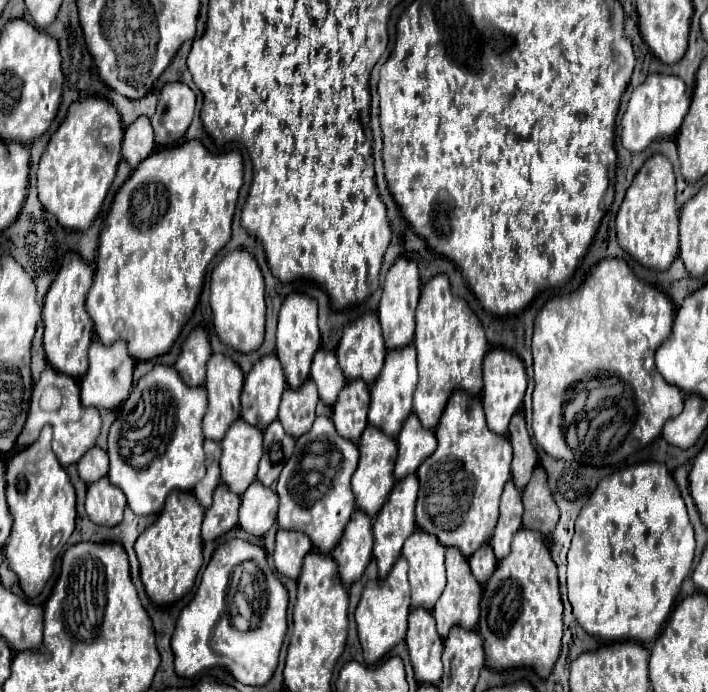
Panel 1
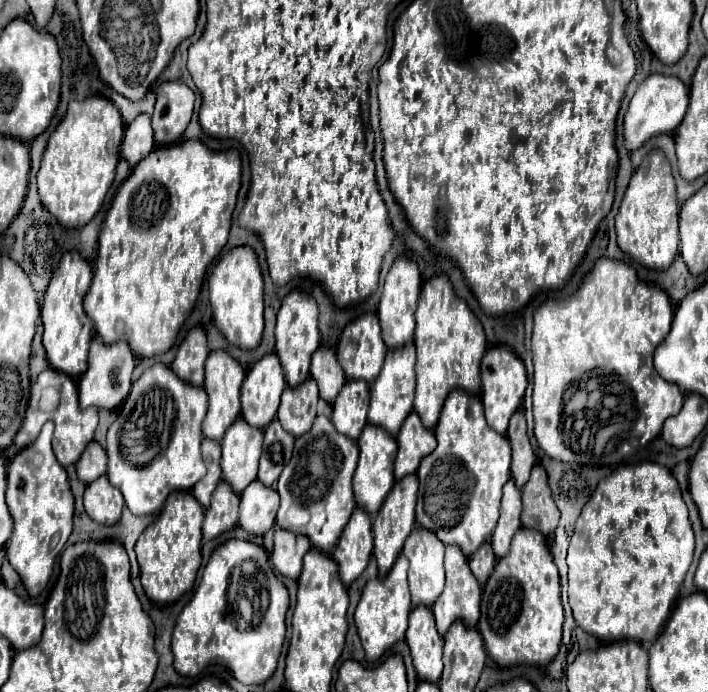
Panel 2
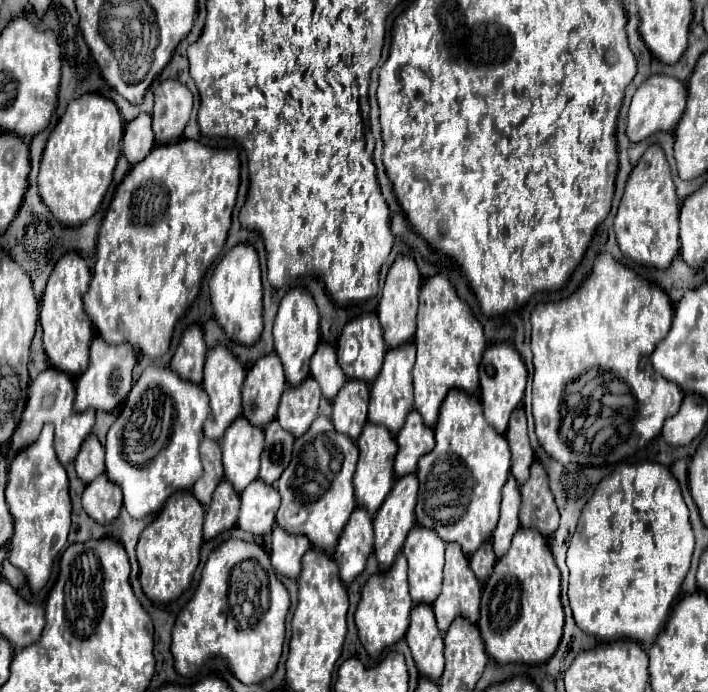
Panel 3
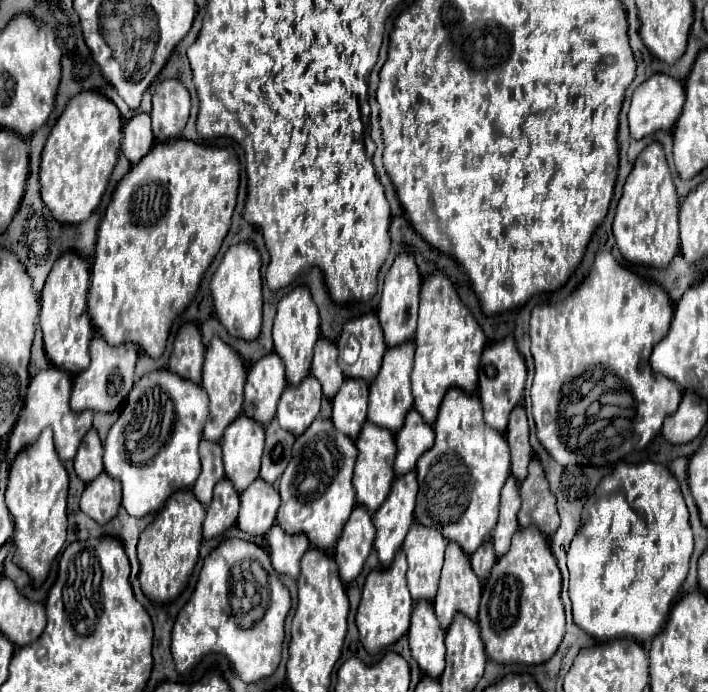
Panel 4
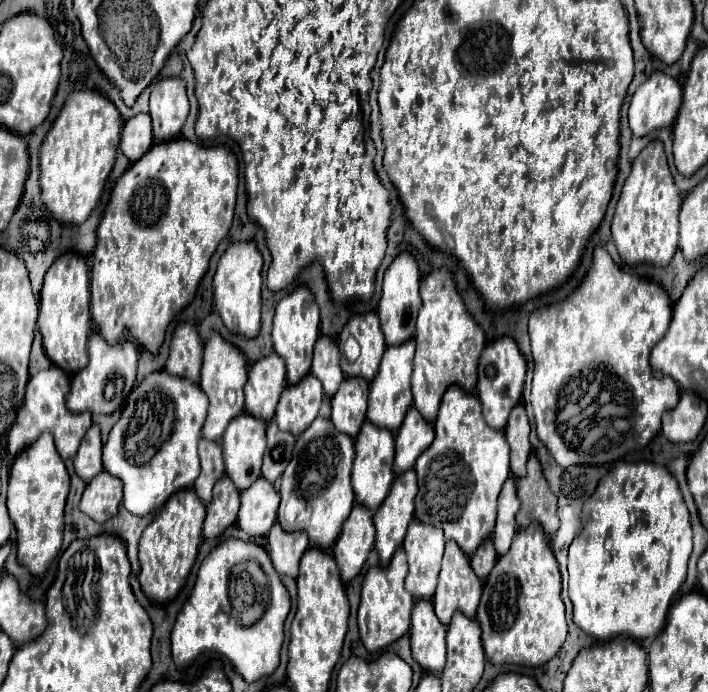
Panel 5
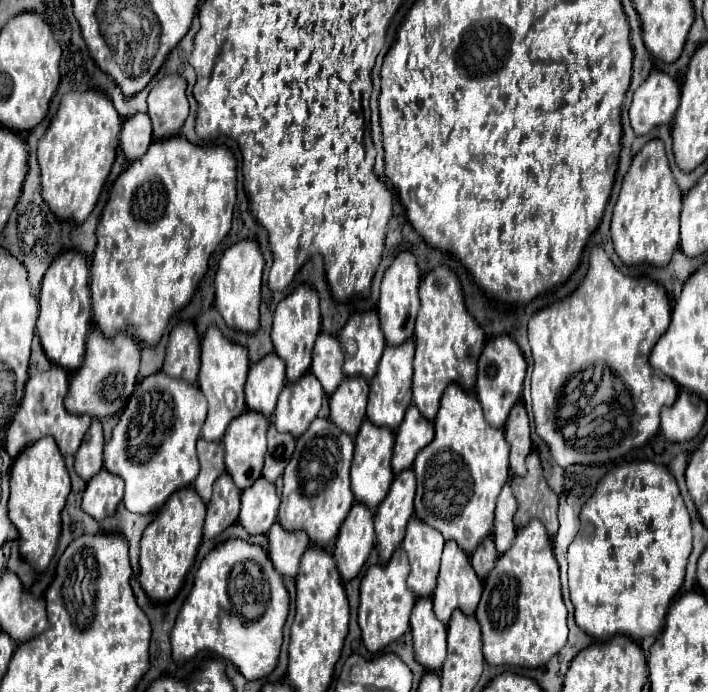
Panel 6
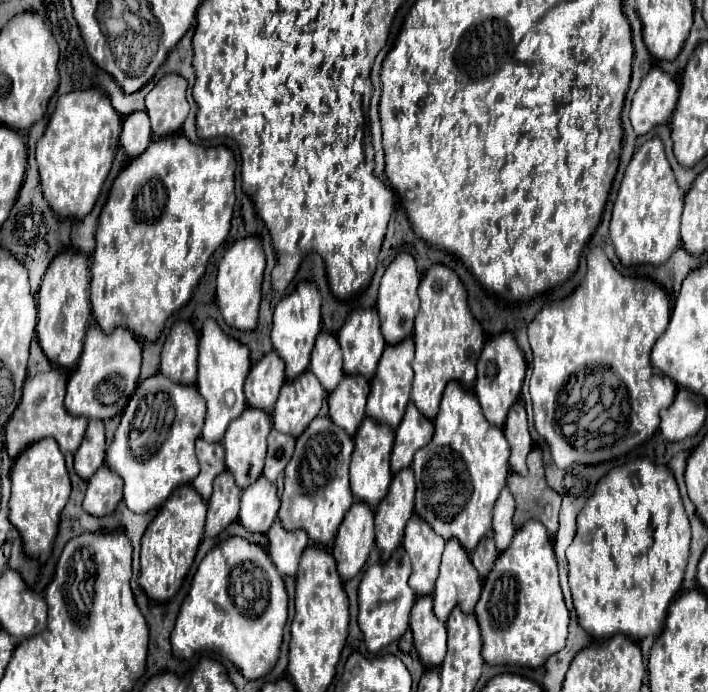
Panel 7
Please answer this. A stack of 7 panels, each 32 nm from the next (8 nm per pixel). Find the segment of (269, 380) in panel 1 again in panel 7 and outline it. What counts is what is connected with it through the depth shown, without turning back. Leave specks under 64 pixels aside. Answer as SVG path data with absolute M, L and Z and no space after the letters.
M268 352L262 360L258 360L246 378L244 394L246 402L252 408L264 410L266 414L272 414L278 392L282 384L286 382L284 376L284 362L278 358L276 352Z

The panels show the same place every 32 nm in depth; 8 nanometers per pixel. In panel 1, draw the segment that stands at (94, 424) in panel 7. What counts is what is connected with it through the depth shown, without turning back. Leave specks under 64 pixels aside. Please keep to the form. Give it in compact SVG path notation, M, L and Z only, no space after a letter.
M98 446L90 448L78 462L78 474L88 484L104 478L108 474L108 454Z

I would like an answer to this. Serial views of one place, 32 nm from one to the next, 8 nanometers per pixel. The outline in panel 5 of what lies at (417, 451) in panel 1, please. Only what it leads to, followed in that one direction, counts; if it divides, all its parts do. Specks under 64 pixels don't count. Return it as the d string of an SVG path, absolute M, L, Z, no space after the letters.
M410 408L404 424L396 432L396 458L394 474L402 474L414 468L414 460L432 444L434 428L428 424L416 408Z

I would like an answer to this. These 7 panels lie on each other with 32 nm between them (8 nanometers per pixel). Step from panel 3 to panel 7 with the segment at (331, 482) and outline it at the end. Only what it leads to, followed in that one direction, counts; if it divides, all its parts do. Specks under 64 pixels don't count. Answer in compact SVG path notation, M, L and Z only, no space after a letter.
M314 418L310 426L298 436L296 440L296 452L292 460L286 466L284 472L284 494L282 494L282 506L278 512L278 518L286 530L306 530L310 540L320 546L330 546L334 542L334 536L338 532L338 524L344 520L350 504L354 502L354 496L350 492L348 484L348 466L350 466L350 456L354 450L354 440L342 432L330 418Z

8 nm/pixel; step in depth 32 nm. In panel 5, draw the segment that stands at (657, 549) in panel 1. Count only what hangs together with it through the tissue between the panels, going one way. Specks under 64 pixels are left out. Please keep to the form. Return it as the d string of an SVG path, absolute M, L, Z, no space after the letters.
M617 462L598 482L594 496L586 500L582 508L582 530L568 548L574 624L598 640L610 640L612 636L654 638L664 628L670 602L686 580L690 554L690 516L676 478L662 464Z

